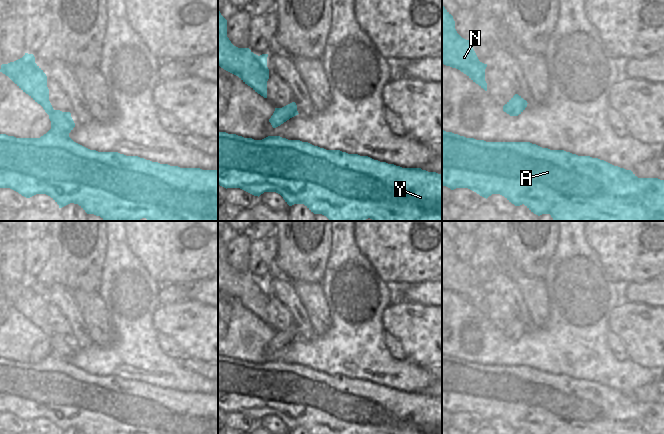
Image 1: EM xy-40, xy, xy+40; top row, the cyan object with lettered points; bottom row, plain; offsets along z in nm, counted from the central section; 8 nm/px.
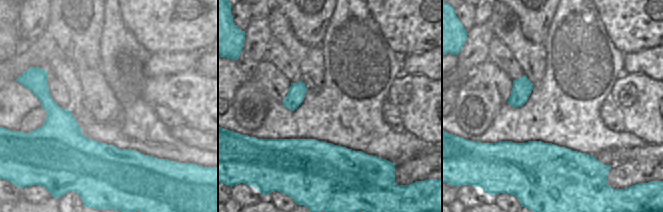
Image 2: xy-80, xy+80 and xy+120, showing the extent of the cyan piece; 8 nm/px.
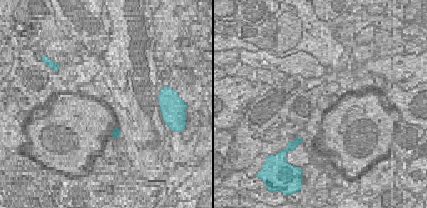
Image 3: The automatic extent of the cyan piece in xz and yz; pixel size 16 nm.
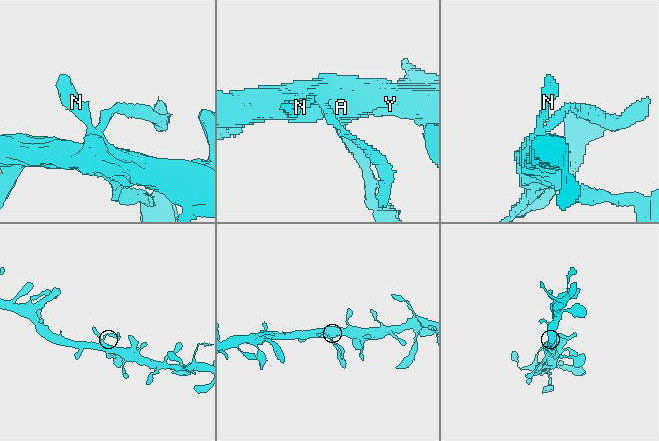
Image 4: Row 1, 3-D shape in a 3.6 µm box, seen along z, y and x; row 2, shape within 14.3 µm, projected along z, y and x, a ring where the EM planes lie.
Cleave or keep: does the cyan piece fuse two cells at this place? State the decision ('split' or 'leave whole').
leave whole

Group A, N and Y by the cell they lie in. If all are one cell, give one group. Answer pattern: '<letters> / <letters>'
A N Y

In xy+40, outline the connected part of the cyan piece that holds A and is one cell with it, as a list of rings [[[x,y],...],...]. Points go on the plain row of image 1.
[[[442,354],[442,410],[451,414],[468,412],[486,423],[492,418],[500,418],[515,430],[524,428],[529,434],[664,434],[664,404],[638,402],[631,394],[614,390],[604,384],[590,380],[578,380],[564,374],[550,374],[530,366],[486,366],[444,354]]]

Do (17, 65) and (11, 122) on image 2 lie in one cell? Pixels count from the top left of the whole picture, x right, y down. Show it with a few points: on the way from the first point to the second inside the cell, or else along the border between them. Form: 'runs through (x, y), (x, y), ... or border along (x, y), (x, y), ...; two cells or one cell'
border along (15, 79), (10, 81); two cells

